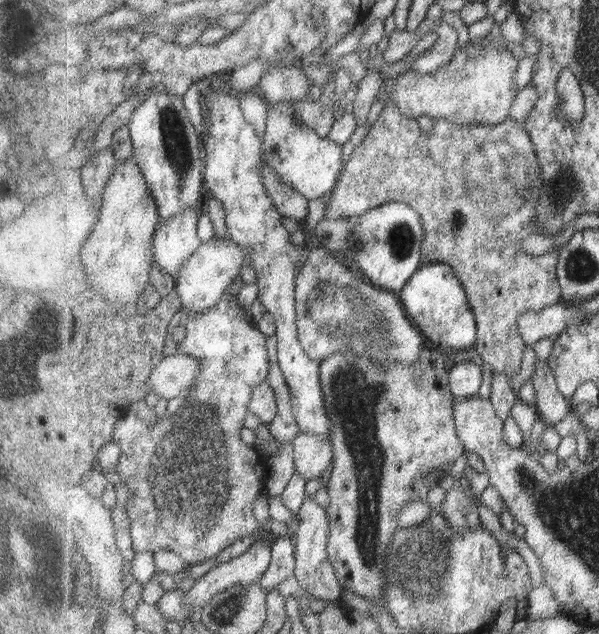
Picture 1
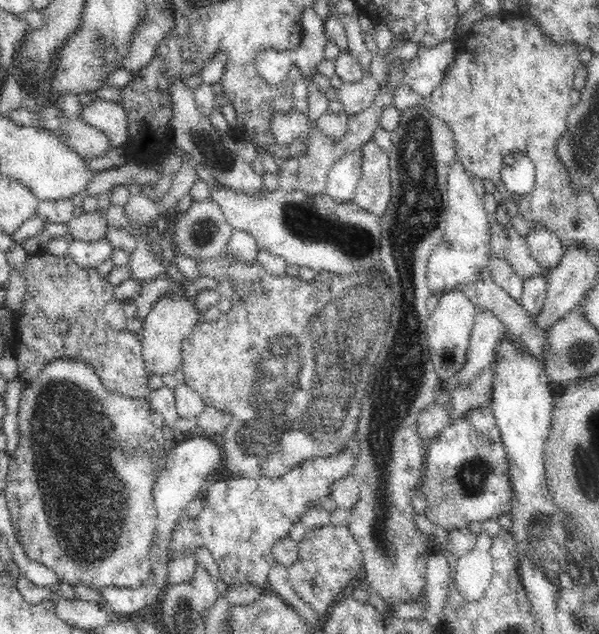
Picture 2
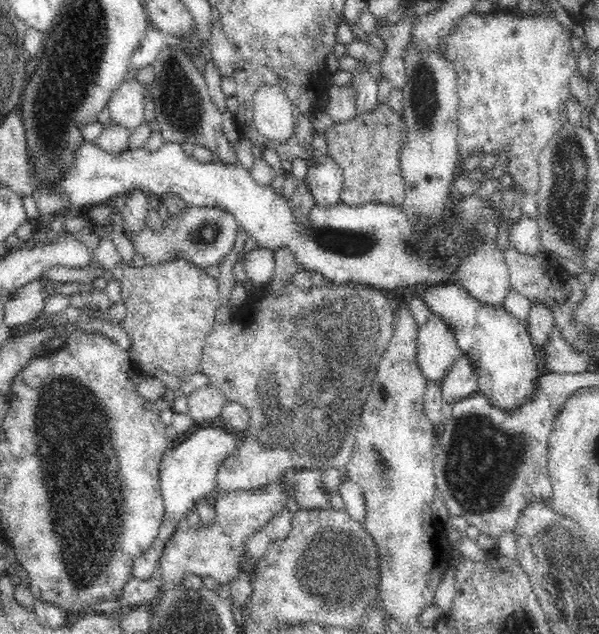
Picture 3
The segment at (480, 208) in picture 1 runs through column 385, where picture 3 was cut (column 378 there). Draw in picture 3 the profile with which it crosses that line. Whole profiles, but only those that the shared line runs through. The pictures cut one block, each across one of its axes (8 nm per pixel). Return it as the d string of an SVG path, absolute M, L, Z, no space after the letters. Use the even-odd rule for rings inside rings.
M382 102L372 112L357 113L348 122L333 124L323 133L327 141L326 156L333 158L343 169L344 184L340 196L342 203L360 207L368 203L398 206L405 202L405 182L400 178L400 163L397 162L401 121L402 117L392 113L392 109Z

